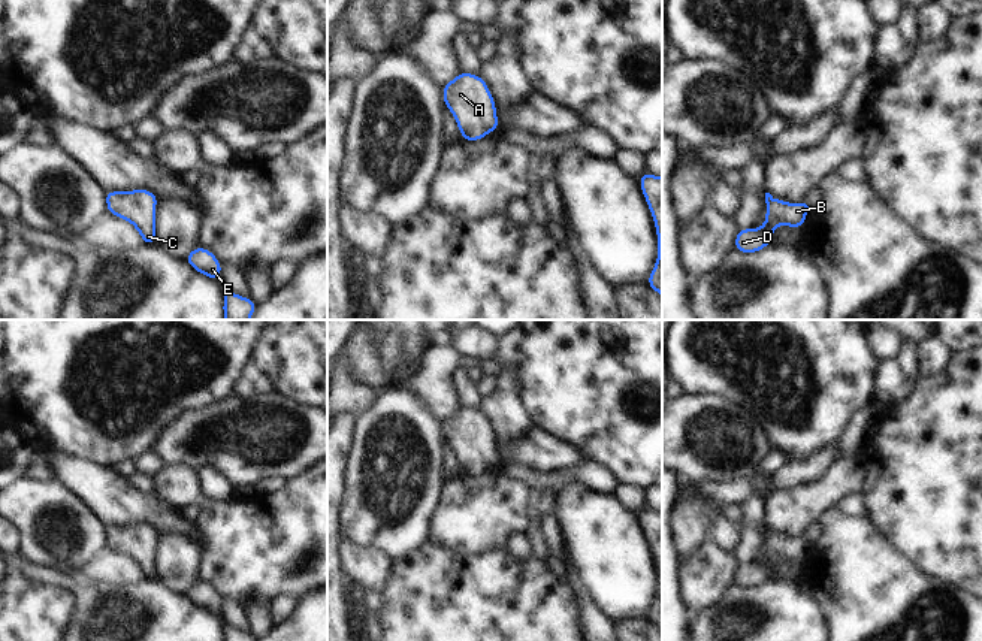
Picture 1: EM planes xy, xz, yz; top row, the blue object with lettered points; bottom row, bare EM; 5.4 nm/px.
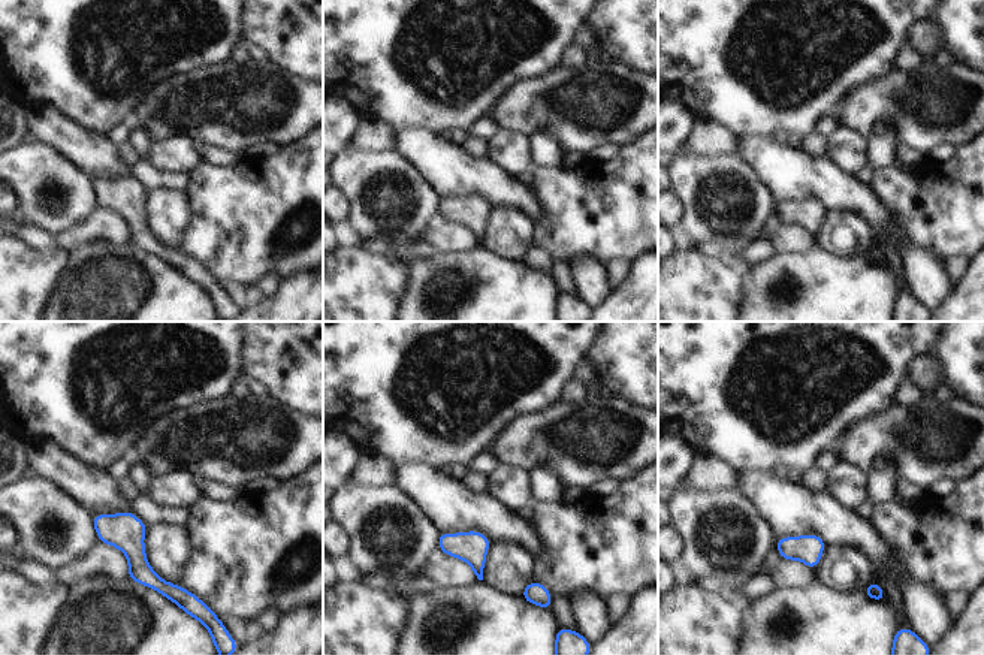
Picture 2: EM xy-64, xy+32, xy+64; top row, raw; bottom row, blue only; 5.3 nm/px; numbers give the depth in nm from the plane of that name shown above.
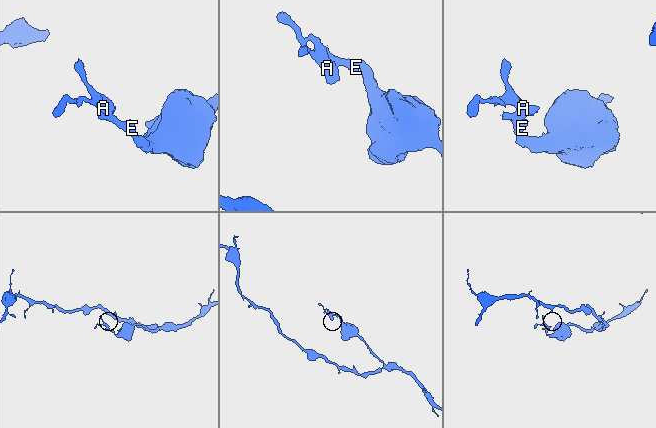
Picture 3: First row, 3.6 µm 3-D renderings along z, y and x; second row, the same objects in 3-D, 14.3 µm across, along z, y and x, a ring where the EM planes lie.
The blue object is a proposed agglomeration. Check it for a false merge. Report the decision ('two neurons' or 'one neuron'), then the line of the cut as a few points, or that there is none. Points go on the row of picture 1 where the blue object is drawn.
one neuron; cut none

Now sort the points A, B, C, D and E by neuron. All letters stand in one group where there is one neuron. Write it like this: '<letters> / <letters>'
A B C D E

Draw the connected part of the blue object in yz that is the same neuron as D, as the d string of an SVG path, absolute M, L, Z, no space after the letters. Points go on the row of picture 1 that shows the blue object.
M765 193L765 203L764 226L758 229L738 229L734 239L734 248L737 251L743 254L762 251L771 245L771 235L780 224L801 230L812 206L809 200L789 203L773 197L770 193Z

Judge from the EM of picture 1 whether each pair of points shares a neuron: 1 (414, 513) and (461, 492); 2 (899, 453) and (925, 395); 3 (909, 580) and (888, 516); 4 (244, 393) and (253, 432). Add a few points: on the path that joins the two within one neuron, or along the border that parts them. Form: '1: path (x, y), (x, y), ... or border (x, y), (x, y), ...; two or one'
1: border (438, 505), (434, 511); two
2: path (913, 438), (925, 426), (925, 410); one
3: border (875, 528), (927, 574); two
4: border (233, 393), (242, 399), (251, 399), (257, 395); two

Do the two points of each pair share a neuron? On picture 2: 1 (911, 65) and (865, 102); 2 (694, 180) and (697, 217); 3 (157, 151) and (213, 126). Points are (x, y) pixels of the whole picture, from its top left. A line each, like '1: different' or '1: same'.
1: different
2: same
3: different

